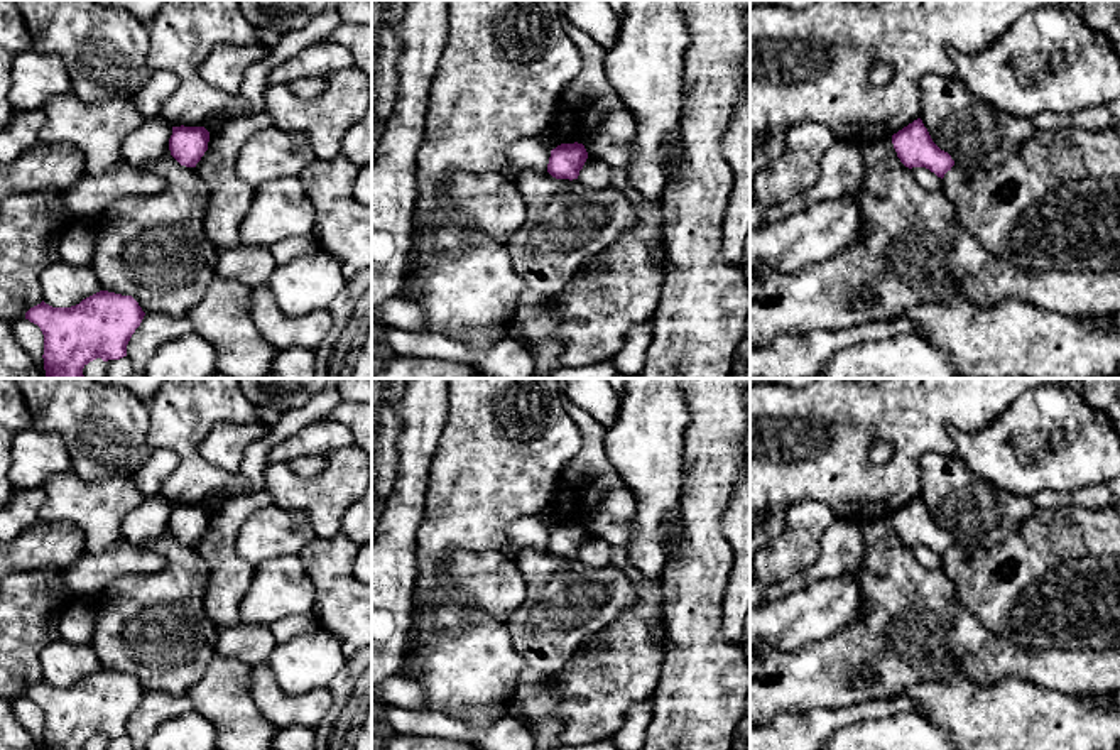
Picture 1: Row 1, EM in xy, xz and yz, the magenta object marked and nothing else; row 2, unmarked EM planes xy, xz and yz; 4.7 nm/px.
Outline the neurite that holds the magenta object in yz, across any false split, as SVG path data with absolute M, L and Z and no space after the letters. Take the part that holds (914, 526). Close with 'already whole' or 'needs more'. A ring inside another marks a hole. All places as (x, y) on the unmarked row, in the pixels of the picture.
M921 497L894 512L892 522L897 535L909 547L926 546L943 557L954 544L951 534L932 520Z | already whole

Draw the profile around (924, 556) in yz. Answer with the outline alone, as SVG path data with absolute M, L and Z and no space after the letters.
M912 546L916 561L926 569L943 568L943 557L926 546Z

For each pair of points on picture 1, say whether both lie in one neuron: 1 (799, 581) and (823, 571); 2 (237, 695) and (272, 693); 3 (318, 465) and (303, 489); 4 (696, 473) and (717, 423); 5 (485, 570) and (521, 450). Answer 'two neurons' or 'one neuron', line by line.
1: one neuron
2: two neurons
3: two neurons
4: one neuron
5: two neurons

